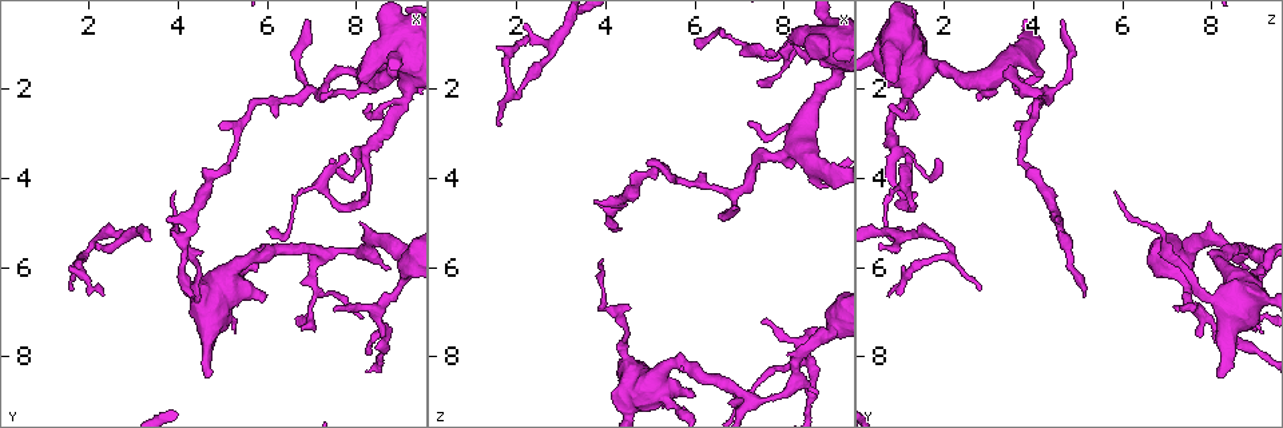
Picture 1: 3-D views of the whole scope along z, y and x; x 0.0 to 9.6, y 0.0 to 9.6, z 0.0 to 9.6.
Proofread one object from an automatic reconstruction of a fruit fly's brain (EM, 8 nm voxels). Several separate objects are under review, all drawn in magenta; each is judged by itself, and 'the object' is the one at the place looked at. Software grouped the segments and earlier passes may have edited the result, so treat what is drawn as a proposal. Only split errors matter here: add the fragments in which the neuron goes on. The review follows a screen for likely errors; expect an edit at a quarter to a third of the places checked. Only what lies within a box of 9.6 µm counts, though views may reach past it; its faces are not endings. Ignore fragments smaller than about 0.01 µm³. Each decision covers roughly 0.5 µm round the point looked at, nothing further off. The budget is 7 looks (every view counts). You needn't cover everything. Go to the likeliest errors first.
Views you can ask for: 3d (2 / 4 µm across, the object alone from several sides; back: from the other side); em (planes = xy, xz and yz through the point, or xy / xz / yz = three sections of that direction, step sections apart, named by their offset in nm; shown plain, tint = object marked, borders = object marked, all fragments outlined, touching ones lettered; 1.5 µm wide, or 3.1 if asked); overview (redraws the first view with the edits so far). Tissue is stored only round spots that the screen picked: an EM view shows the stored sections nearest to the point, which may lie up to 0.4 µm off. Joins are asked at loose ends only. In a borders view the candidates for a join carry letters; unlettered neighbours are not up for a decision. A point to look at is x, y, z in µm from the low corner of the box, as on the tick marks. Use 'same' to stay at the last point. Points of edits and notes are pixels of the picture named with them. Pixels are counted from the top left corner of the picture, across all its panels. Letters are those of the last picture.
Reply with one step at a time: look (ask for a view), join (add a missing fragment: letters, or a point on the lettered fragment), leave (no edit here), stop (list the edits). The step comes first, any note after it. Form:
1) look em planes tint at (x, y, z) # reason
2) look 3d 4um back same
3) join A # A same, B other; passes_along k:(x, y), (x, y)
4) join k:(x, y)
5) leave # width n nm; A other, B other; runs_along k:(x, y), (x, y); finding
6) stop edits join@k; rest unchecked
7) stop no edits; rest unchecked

look 3d 2um at (8.80, 6.10, 8.90) # branch stops here

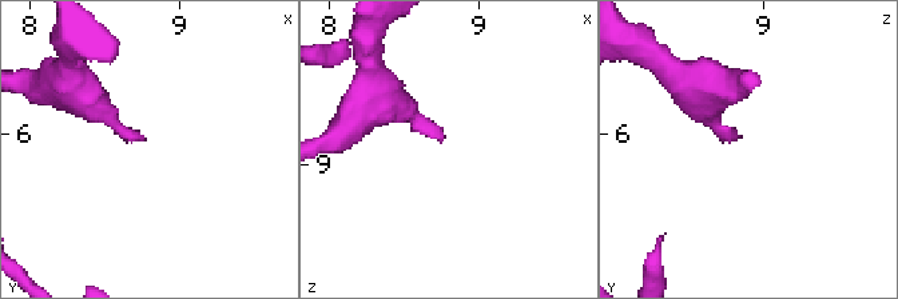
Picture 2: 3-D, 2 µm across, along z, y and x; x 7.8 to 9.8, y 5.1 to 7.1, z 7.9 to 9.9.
look em planes tint at (8.74, 6.02, 8.84) # now the EM

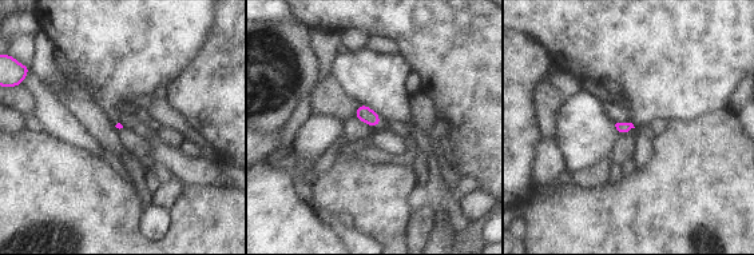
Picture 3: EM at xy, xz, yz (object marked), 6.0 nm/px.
look em planes borders same

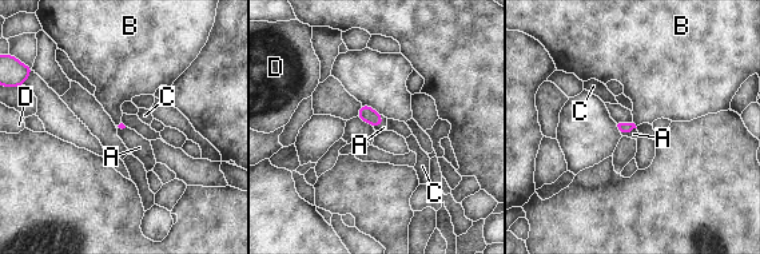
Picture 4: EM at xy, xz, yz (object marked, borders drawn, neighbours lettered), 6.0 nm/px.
join A # A same, B other, C other, D other; passes_along 4:(624, 127), (628, 131), (633, 134); the neuron continues

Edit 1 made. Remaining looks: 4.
look overview

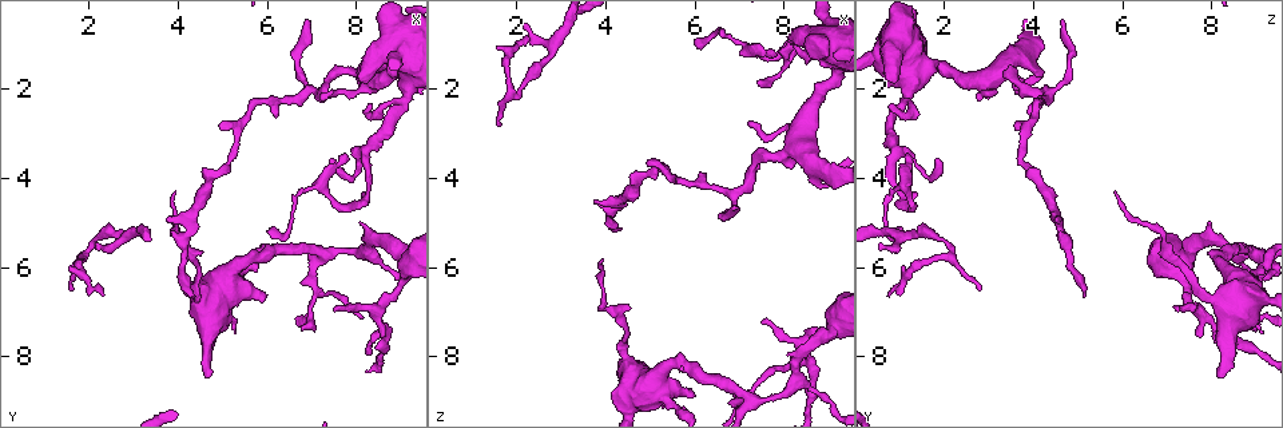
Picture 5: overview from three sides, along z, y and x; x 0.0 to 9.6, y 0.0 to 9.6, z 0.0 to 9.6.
look em yz step 4 borders at (2.35, 6.65, 0.75) # tapers out

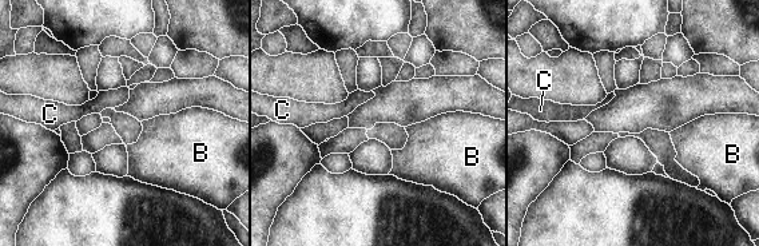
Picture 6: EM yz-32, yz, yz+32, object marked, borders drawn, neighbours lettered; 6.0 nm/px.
look em planes borders same

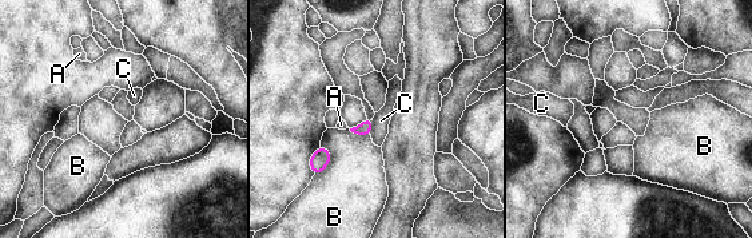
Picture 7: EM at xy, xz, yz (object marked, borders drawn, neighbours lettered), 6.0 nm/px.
leave # A other, B other, C other; border 7:(326, 147), (330, 161), (314, 175); no lettered fragment goes on from it

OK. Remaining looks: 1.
stop edits join@4; rest unchecked

